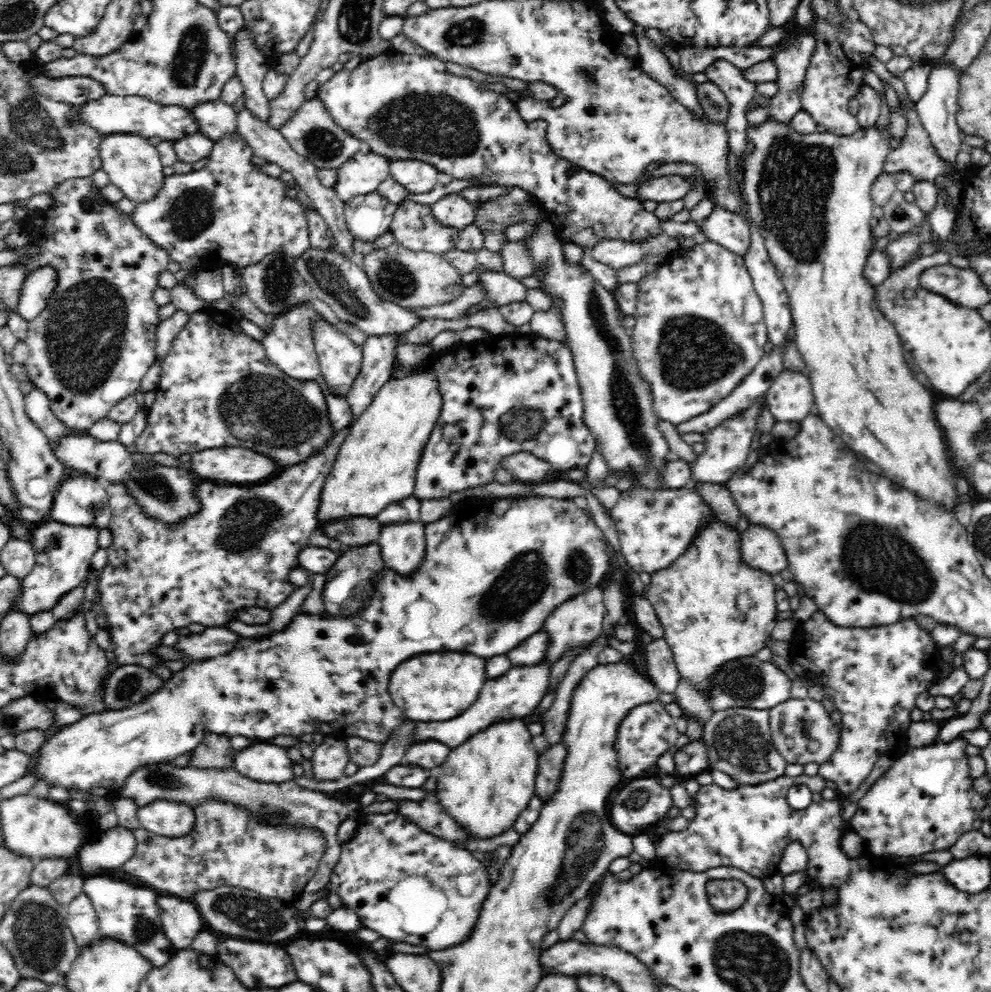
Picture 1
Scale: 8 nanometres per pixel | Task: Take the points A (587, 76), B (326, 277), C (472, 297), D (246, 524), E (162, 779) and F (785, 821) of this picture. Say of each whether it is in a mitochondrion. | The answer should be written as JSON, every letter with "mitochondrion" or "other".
{"A":"mitochondrion","B":"mitochondrion","C":"other","D":"mitochondrion","E":"mitochondrion","F":"other"}

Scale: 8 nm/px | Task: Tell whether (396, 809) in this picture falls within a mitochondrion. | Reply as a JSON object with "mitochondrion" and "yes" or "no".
{"mitochondrion":"no"}

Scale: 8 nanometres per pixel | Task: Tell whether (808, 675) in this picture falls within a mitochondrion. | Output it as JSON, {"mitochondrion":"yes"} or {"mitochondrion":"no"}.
{"mitochondrion":"no"}

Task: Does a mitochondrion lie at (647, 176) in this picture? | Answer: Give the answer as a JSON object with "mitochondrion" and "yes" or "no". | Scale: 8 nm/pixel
{"mitochondrion":"no"}

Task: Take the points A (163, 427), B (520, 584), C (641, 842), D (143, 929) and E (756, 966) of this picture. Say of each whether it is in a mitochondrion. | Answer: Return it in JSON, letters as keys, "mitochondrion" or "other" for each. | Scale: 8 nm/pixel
{"A":"other","B":"mitochondrion","C":"other","D":"mitochondrion","E":"mitochondrion"}

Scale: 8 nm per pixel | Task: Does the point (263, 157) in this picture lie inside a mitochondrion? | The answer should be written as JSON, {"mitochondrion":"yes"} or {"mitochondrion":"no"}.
{"mitochondrion":"no"}

